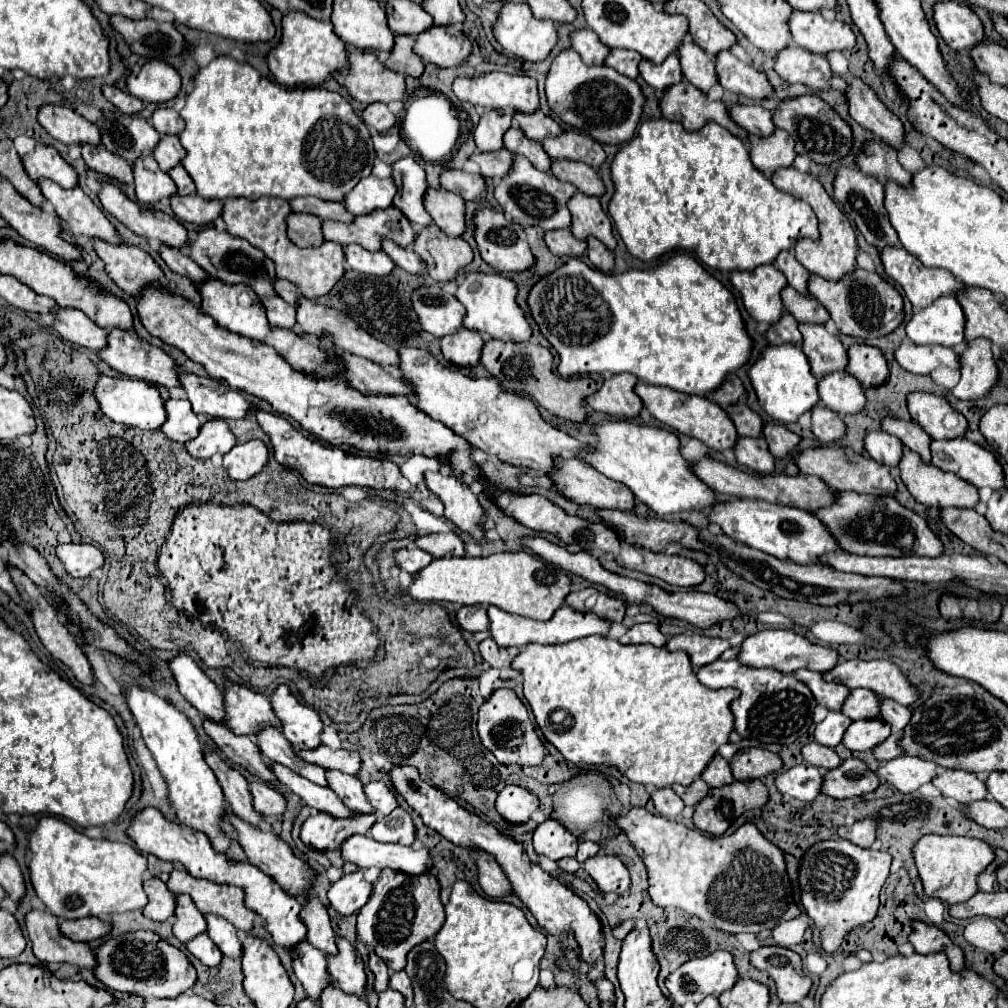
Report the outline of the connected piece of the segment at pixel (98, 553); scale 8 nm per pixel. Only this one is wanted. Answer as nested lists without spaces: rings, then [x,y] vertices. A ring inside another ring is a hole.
[[[89,543],[59,545],[57,555],[63,561],[63,565],[71,577],[89,577],[95,569],[103,567],[103,563],[105,563],[103,551]]]

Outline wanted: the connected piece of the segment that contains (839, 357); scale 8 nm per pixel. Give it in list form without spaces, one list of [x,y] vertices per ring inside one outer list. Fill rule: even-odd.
[[[807,323],[799,325],[799,331],[803,335],[803,353],[809,359],[811,373],[819,379],[825,373],[831,371],[843,371],[847,365],[847,351],[843,349],[837,335],[827,333],[823,325]]]

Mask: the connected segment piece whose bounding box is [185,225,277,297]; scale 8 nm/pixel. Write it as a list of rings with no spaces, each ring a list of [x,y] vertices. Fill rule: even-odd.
[[[211,225],[201,227],[201,231],[197,233],[195,239],[191,239],[191,243],[187,243],[185,253],[207,271],[207,275],[221,279],[225,283],[245,283],[249,285],[257,297],[267,297],[267,295],[277,295],[273,289],[273,281],[275,281],[275,267],[273,261],[267,259],[263,255],[263,251],[255,249],[251,243],[247,243],[245,239],[233,237],[227,231],[217,231]]]

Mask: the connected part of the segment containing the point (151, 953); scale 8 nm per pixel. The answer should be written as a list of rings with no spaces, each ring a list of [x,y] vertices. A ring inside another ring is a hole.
[[[135,931],[111,937],[95,949],[95,961],[97,965],[93,967],[93,973],[105,987],[111,991],[133,993],[143,999],[177,997],[179,993],[189,991],[197,981],[195,967],[189,959],[153,931]]]

